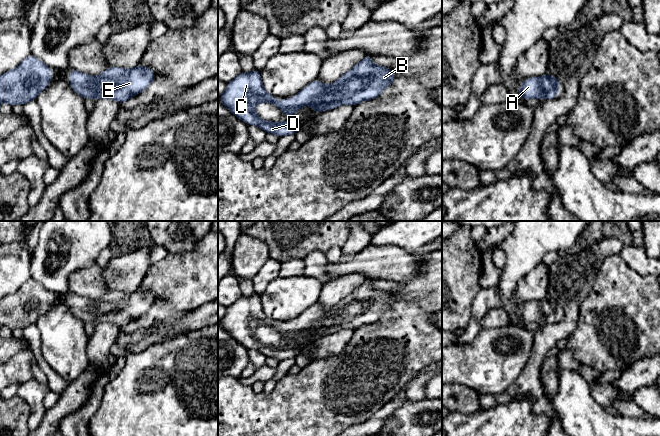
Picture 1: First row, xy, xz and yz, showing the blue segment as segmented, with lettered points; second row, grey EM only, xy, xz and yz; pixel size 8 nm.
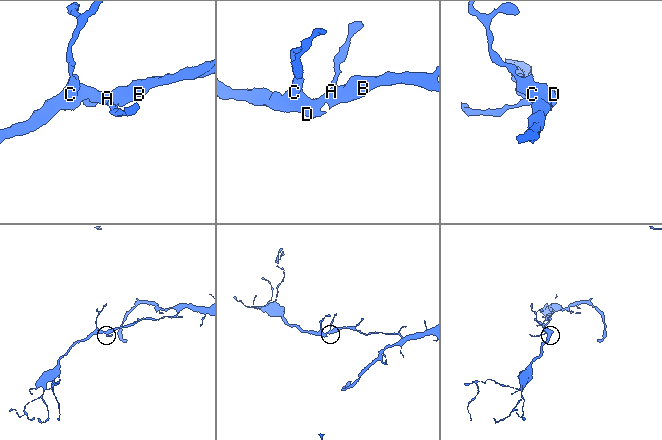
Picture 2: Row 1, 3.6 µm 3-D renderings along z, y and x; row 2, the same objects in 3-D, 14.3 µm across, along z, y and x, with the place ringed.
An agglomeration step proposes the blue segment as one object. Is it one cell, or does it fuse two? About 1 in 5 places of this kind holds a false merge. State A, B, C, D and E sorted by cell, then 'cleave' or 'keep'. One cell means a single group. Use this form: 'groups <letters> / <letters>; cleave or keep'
groups A B C D E; keep

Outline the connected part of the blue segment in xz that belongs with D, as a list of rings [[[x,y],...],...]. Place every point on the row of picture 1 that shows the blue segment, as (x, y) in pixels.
[[[367,54],[328,87],[316,79],[292,99],[277,101],[275,96],[267,93],[262,85],[260,71],[254,68],[250,73],[241,72],[227,83],[226,90],[219,96],[219,100],[247,125],[255,125],[267,134],[282,137],[295,134],[302,127],[302,123],[264,121],[255,112],[258,103],[271,103],[287,116],[294,116],[306,105],[312,106],[313,113],[320,113],[344,104],[355,106],[363,101],[376,99],[394,81],[395,75],[390,68],[374,65],[371,55]]]

